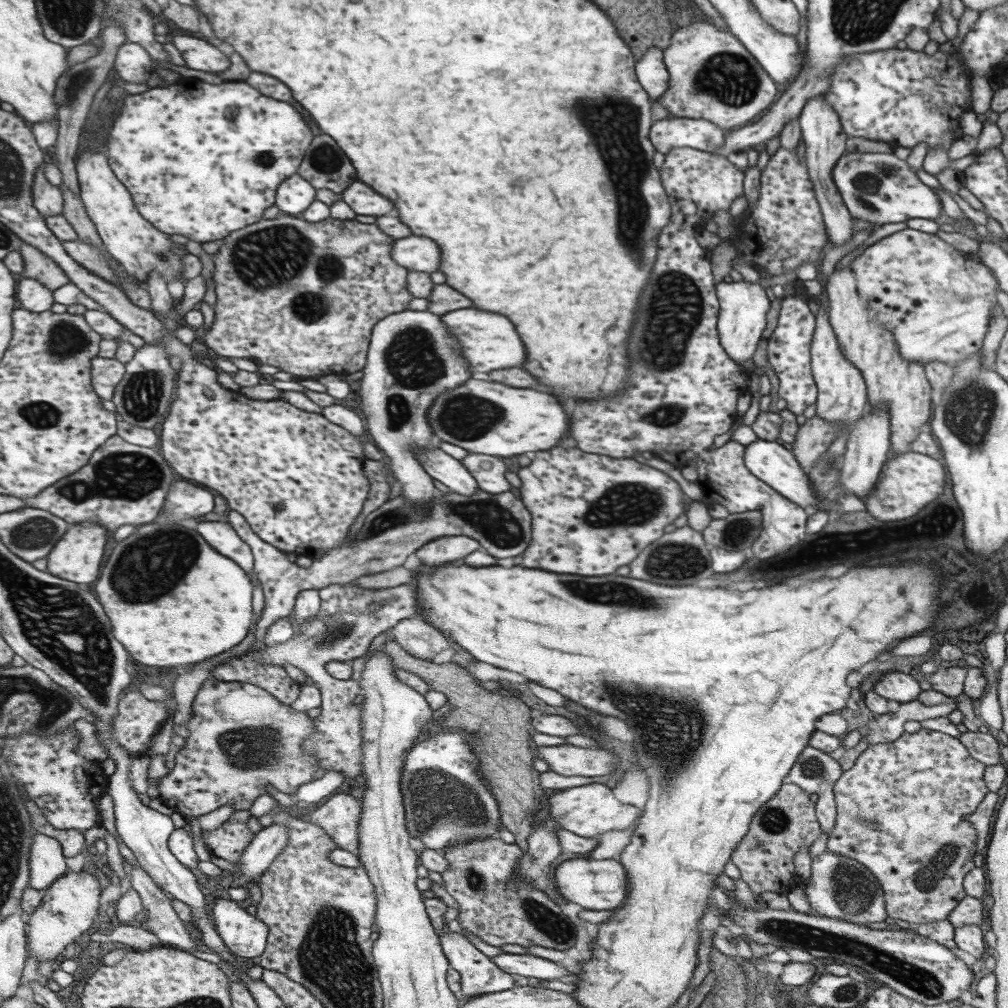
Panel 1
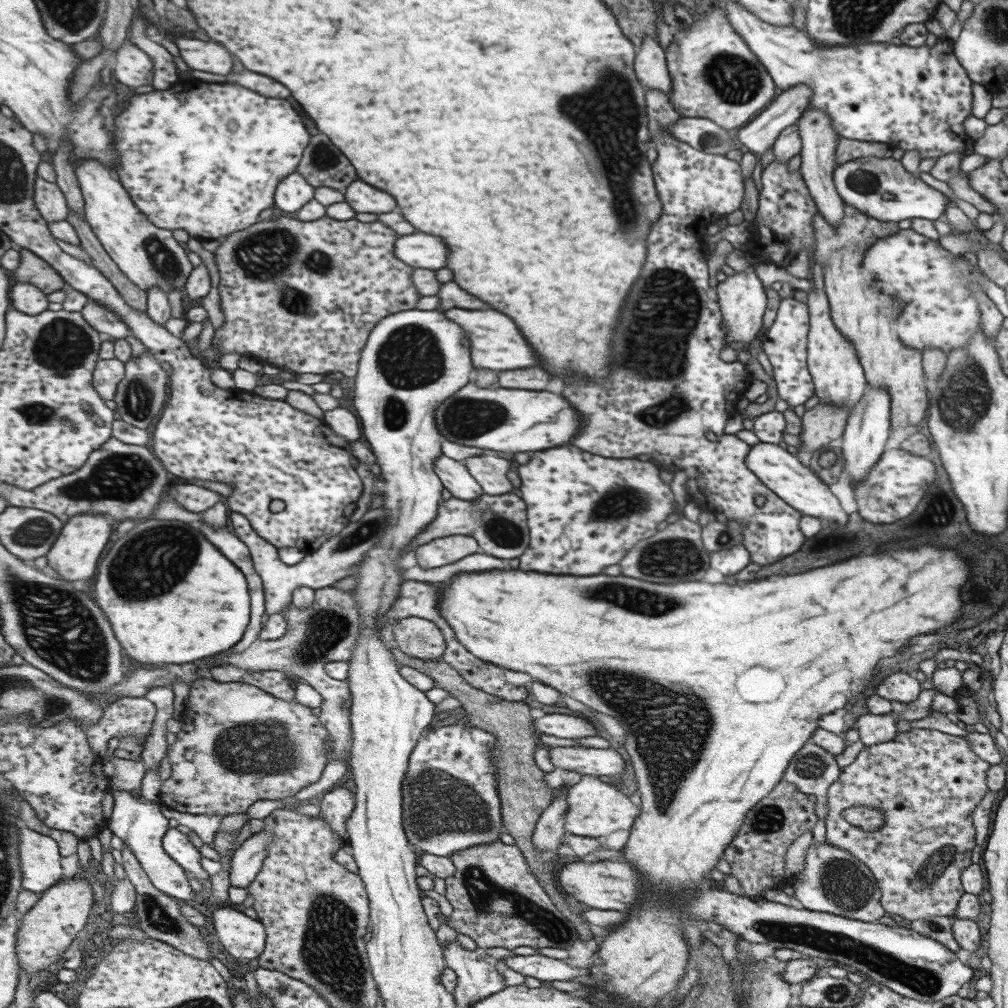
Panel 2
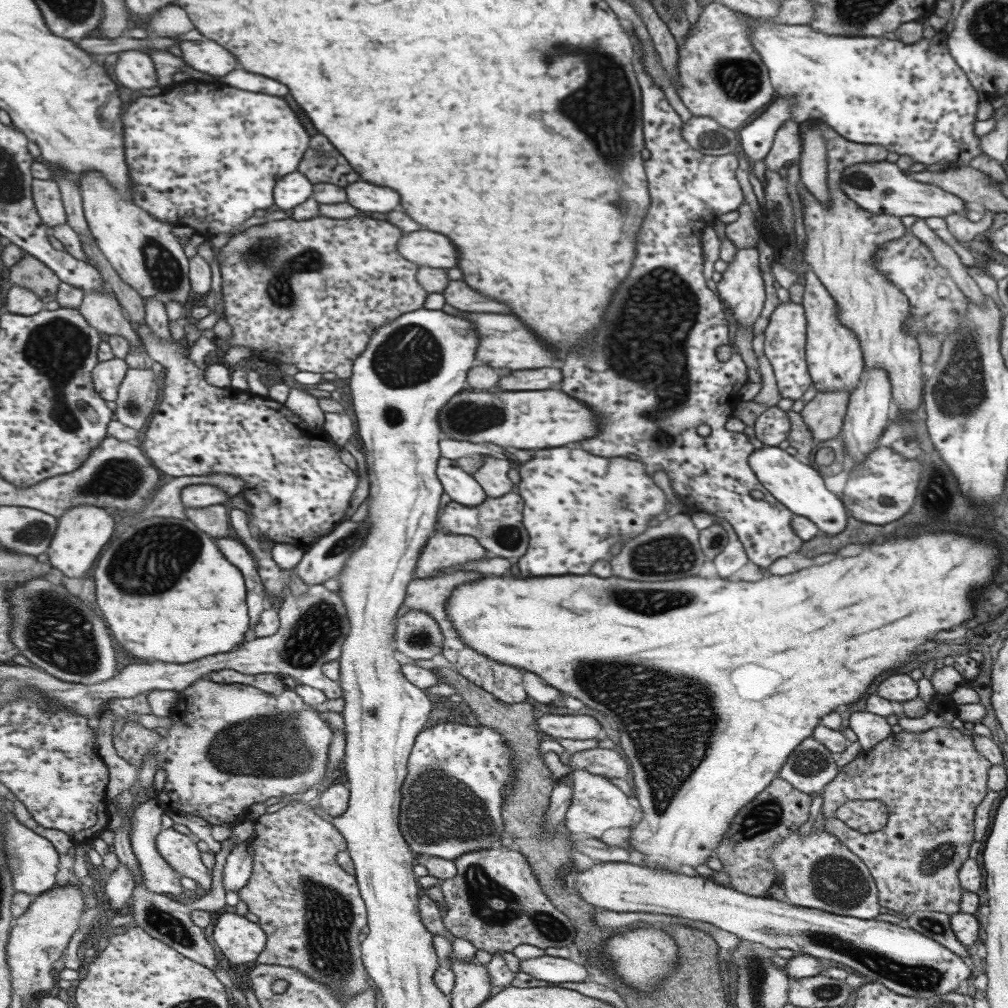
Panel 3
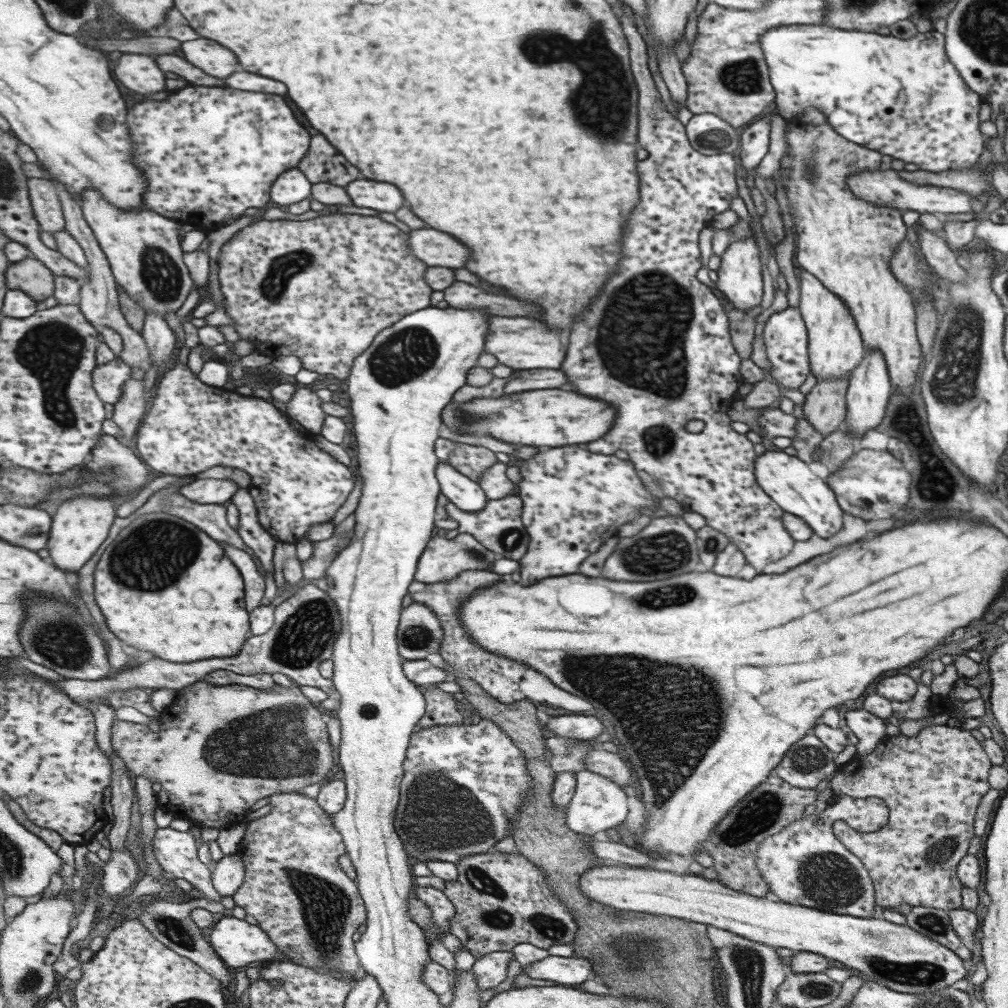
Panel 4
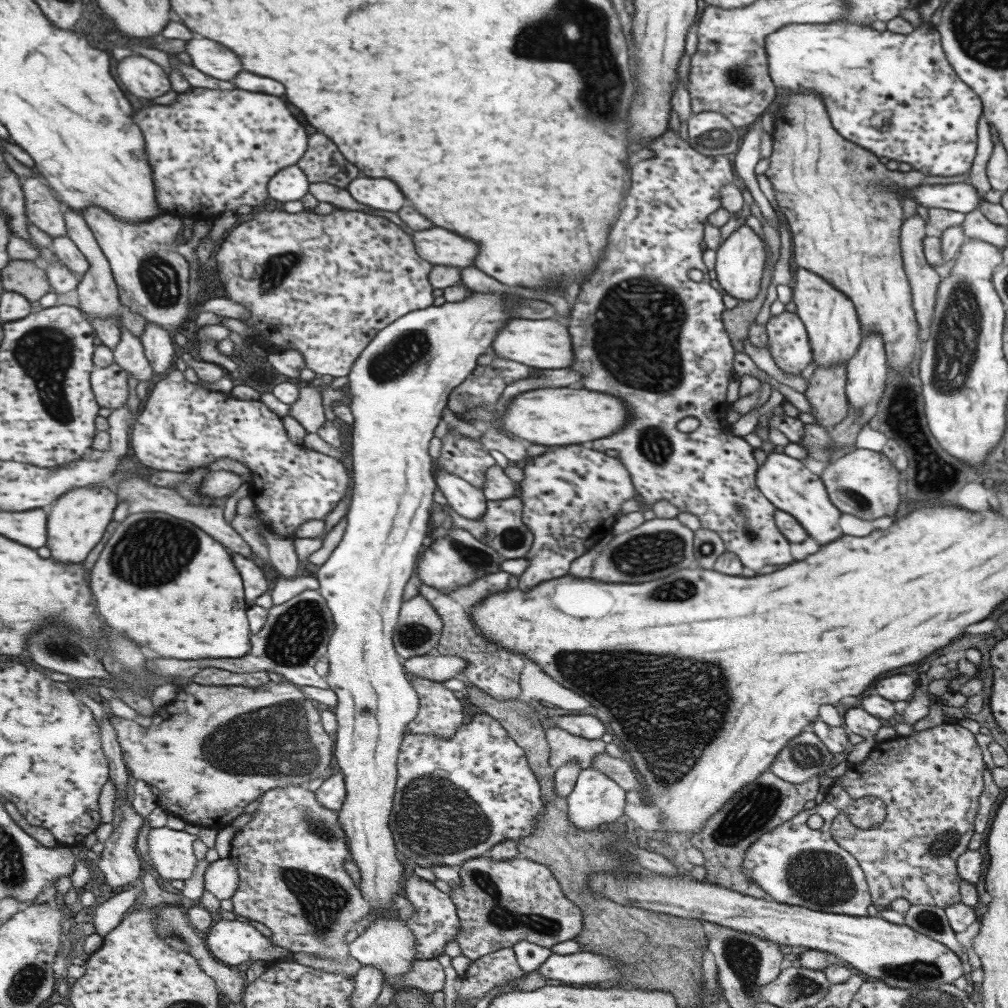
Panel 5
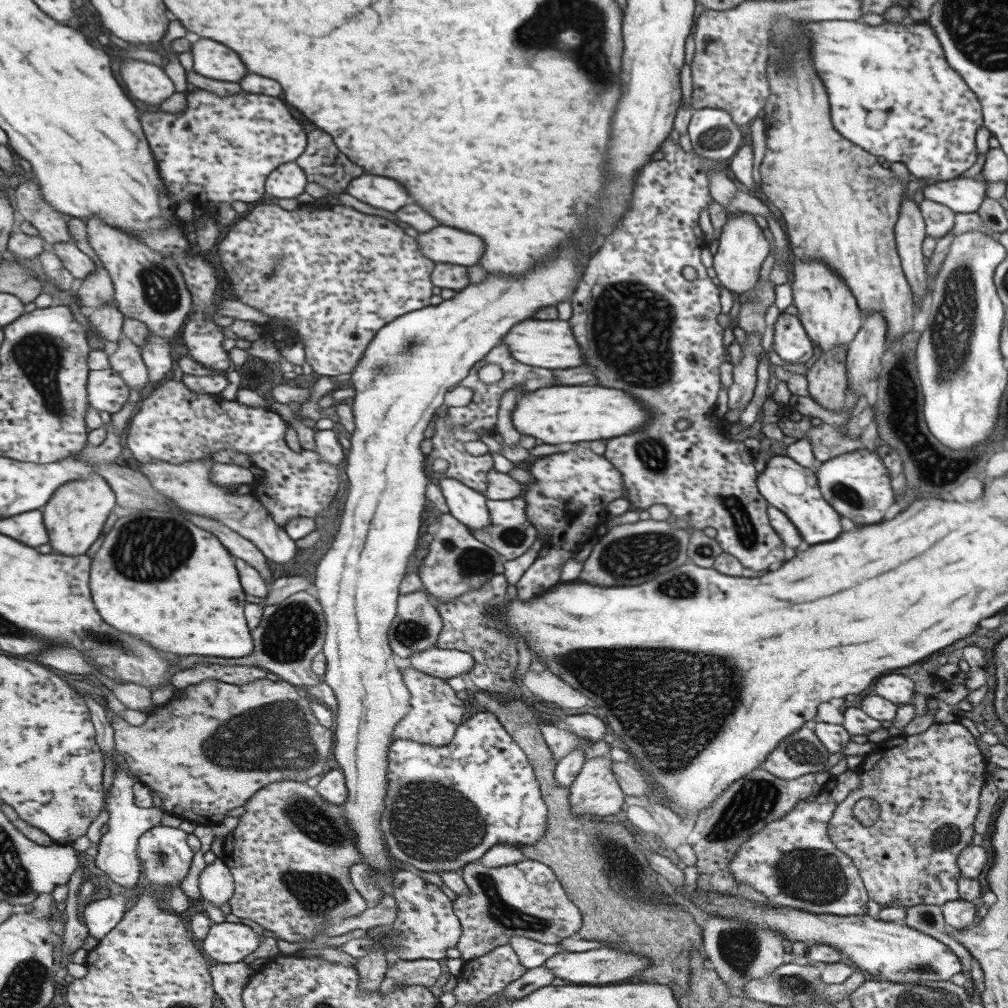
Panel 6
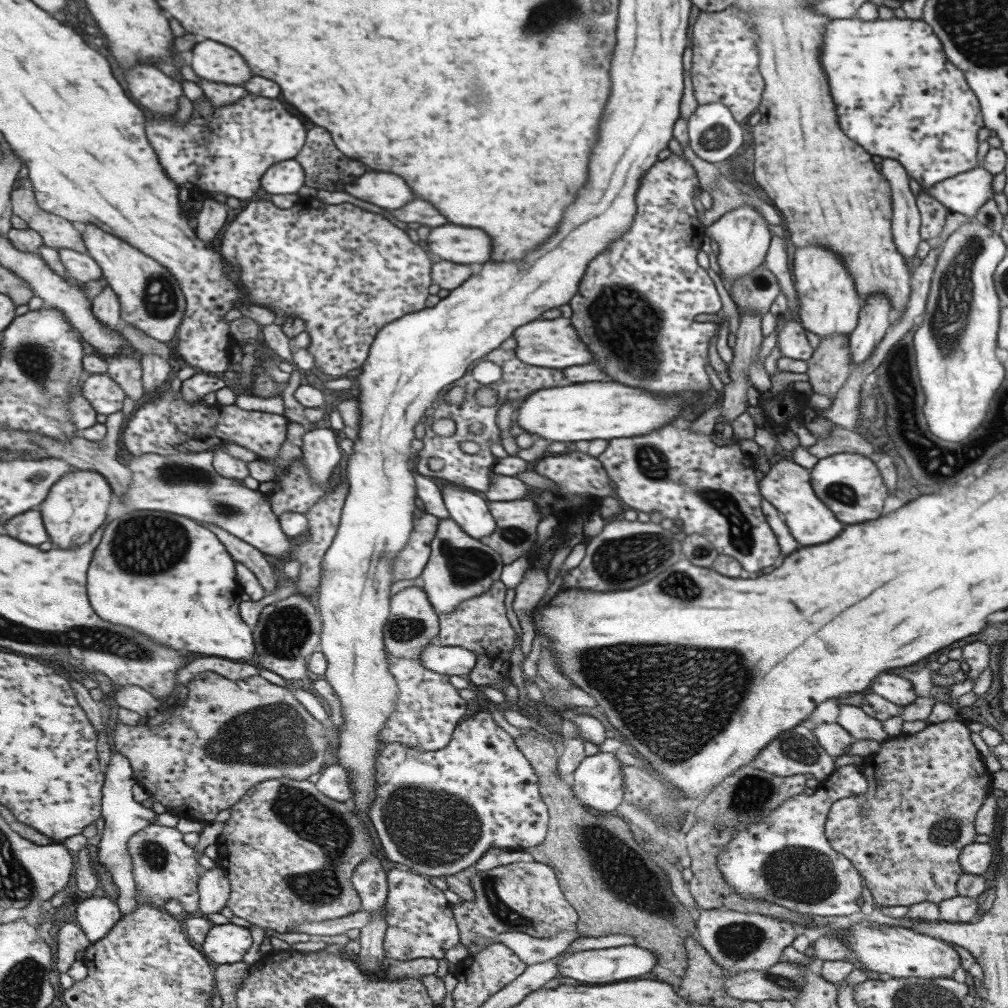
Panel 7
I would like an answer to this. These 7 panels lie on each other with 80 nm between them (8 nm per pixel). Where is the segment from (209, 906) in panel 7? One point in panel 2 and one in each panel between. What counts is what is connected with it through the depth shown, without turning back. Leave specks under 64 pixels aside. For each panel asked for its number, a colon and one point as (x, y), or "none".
2: (247, 861)
3: (238, 870)
4: (229, 873)
5: (223, 879)
6: (218, 885)

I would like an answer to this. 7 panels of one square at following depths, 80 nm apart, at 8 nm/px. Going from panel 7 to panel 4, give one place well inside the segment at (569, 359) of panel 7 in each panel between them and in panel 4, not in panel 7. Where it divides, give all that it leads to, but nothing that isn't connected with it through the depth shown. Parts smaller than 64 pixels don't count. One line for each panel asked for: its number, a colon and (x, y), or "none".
4: (518, 343)
5: (540, 344)
6: (545, 344)

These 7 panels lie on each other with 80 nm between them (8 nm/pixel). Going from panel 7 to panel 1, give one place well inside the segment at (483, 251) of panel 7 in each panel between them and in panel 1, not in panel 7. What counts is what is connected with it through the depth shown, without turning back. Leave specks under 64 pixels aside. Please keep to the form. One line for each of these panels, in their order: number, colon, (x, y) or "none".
1: (416, 254)
2: (418, 250)
3: (427, 249)
4: (435, 249)
5: (440, 247)
6: (442, 244)

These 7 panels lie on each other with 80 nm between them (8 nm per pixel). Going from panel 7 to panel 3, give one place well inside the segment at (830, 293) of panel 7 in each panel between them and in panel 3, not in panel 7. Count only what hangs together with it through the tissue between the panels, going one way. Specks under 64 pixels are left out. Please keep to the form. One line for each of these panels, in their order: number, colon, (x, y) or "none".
3: (833, 358)
4: (834, 348)
5: (828, 316)
6: (827, 311)

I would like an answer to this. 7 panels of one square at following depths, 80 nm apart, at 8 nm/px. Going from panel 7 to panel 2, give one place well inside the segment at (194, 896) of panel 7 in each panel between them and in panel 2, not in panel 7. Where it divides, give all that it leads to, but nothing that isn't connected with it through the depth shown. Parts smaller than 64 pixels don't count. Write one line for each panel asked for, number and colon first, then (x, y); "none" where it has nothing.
2: (177, 844)
3: (180, 850)
4: (176, 851)
5: (171, 851)
6: (167, 859)

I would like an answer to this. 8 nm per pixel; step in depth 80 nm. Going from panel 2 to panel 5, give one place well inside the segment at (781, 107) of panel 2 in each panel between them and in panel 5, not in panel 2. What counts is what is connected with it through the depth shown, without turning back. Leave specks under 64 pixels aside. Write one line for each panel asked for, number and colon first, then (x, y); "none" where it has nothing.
3: (756, 140)
4: (755, 139)
5: (746, 159)

